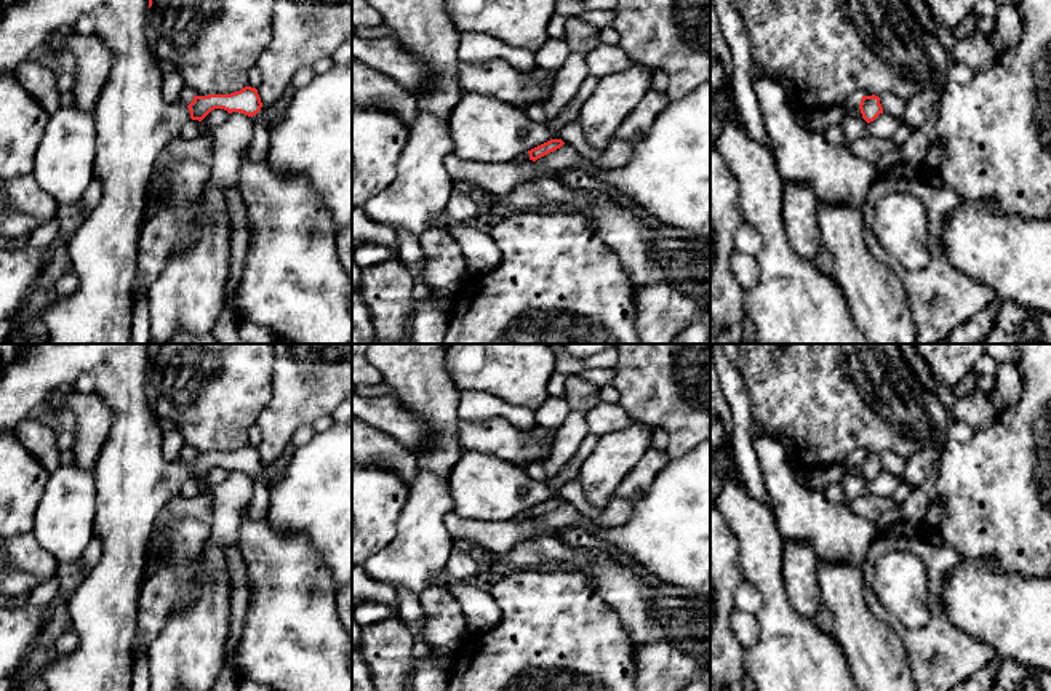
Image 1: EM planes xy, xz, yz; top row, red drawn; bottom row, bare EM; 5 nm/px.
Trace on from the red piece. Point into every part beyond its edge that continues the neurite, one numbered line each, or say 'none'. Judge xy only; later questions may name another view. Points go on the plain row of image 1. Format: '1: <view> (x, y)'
1: xy (272, 472)

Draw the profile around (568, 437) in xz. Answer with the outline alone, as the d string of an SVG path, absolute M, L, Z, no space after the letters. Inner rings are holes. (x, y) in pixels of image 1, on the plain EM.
M571 409L565 422L555 430L550 453L544 461L547 480L555 477L565 467L565 464L577 453L587 435L585 413Z

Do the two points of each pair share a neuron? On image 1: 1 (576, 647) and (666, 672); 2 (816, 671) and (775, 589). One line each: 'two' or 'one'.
1: two
2: one

